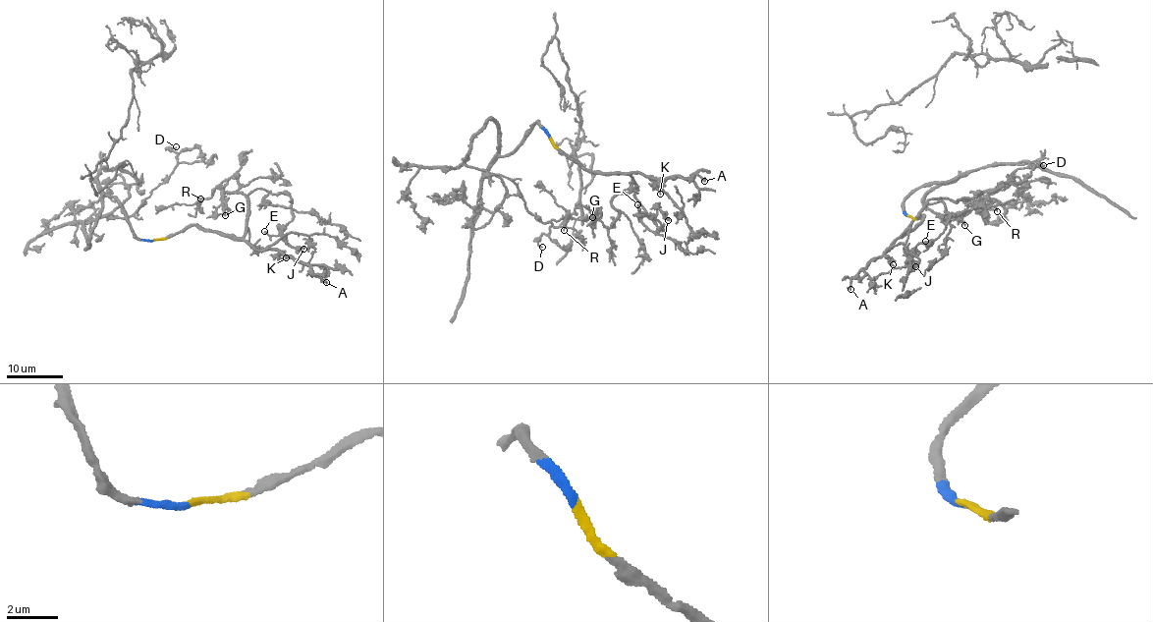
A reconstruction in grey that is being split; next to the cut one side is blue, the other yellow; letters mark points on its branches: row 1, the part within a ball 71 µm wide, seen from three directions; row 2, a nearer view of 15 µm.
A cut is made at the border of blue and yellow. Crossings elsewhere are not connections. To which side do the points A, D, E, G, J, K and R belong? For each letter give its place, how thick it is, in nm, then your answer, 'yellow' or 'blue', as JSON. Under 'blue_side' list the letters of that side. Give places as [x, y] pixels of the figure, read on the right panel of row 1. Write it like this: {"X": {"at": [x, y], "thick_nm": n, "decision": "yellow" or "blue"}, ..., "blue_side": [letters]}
{"A": {"at": [851, 289], "thick_nm": 260, "decision": "yellow"}, "D": {"at": [1043, 165], "thick_nm": 140, "decision": "blue"}, "E": {"at": [925, 241], "thick_nm": 160, "decision": "yellow"}, "G": {"at": [964, 225], "thick_nm": 140, "decision": "yellow"}, "J": {"at": [915, 266], "thick_nm": 240, "decision": "yellow"}, "K": {"at": [893, 264], "thick_nm": 170, "decision": "yellow"}, "R": {"at": [997, 211], "thick_nm": 130, "decision": "yellow"}, "blue_side": ["D"]}

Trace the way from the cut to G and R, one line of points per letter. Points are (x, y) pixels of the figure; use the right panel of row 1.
G: (908, 216), (923, 216), (902, 235), (929, 200), (971, 198), (982, 193), (962, 215), (965, 226)
R: (908, 216), (923, 216), (902, 235), (929, 200), (971, 198), (979, 193), (980, 207), (997, 211)

